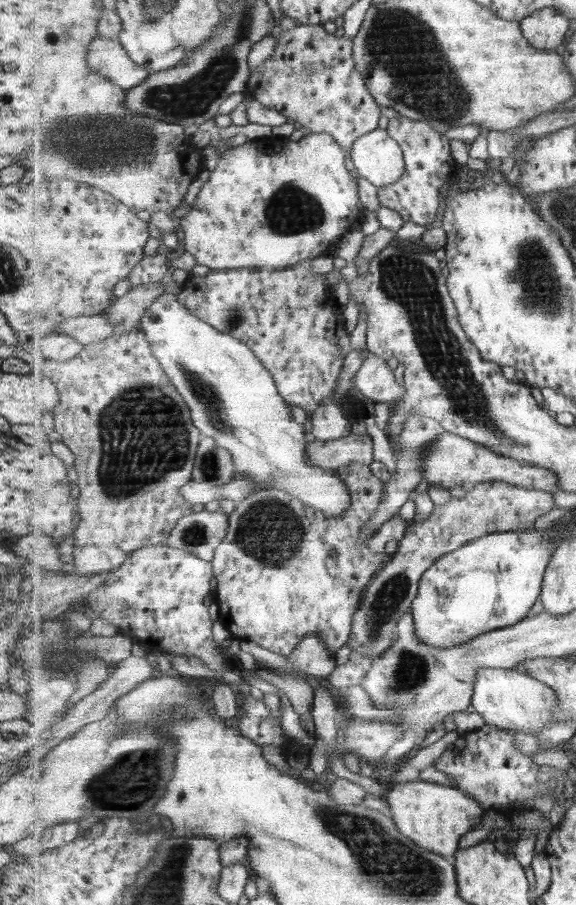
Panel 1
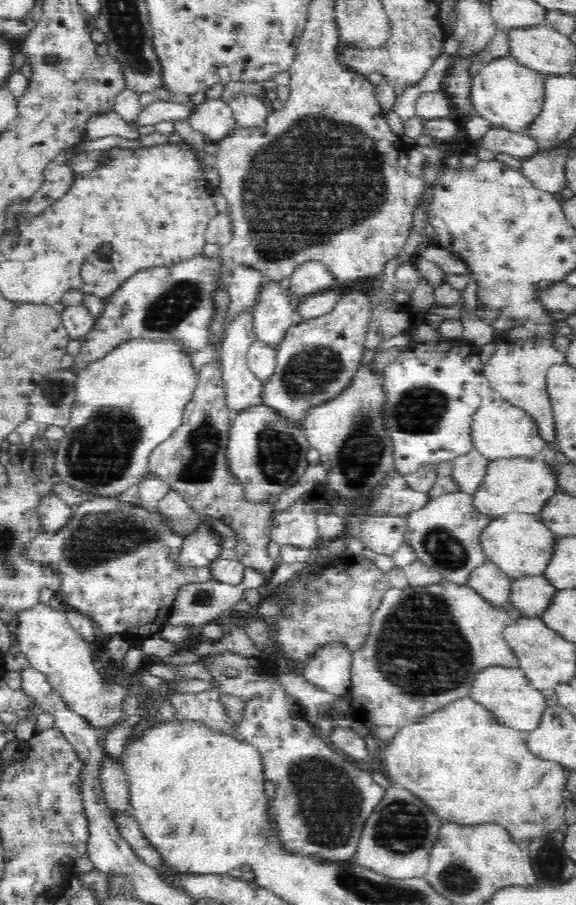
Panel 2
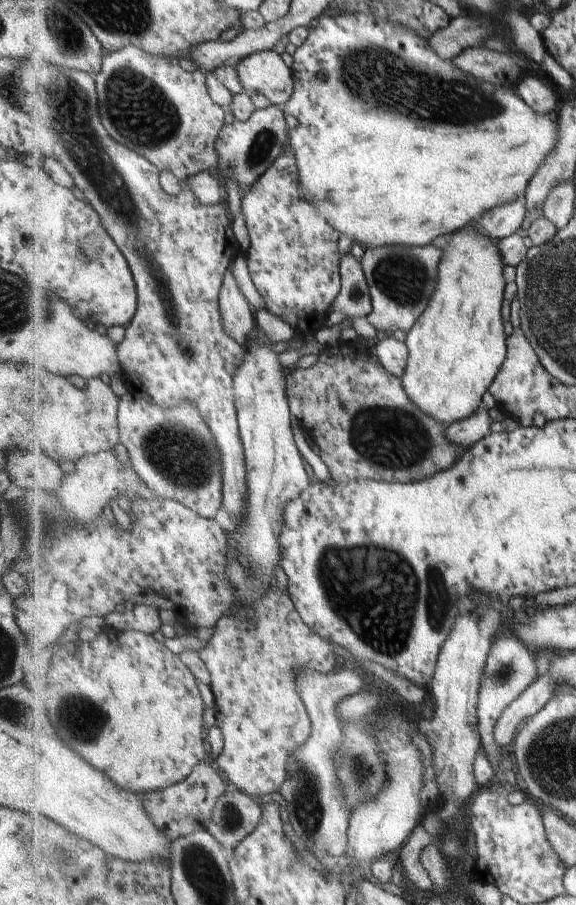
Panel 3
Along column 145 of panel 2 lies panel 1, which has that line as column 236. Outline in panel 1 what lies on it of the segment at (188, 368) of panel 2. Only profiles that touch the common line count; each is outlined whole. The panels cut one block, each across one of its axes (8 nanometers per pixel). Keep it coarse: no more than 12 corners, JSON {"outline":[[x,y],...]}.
{"outline":[[171,288],[139,330],[193,426],[235,473],[329,518],[351,506],[313,465],[271,371]]}

